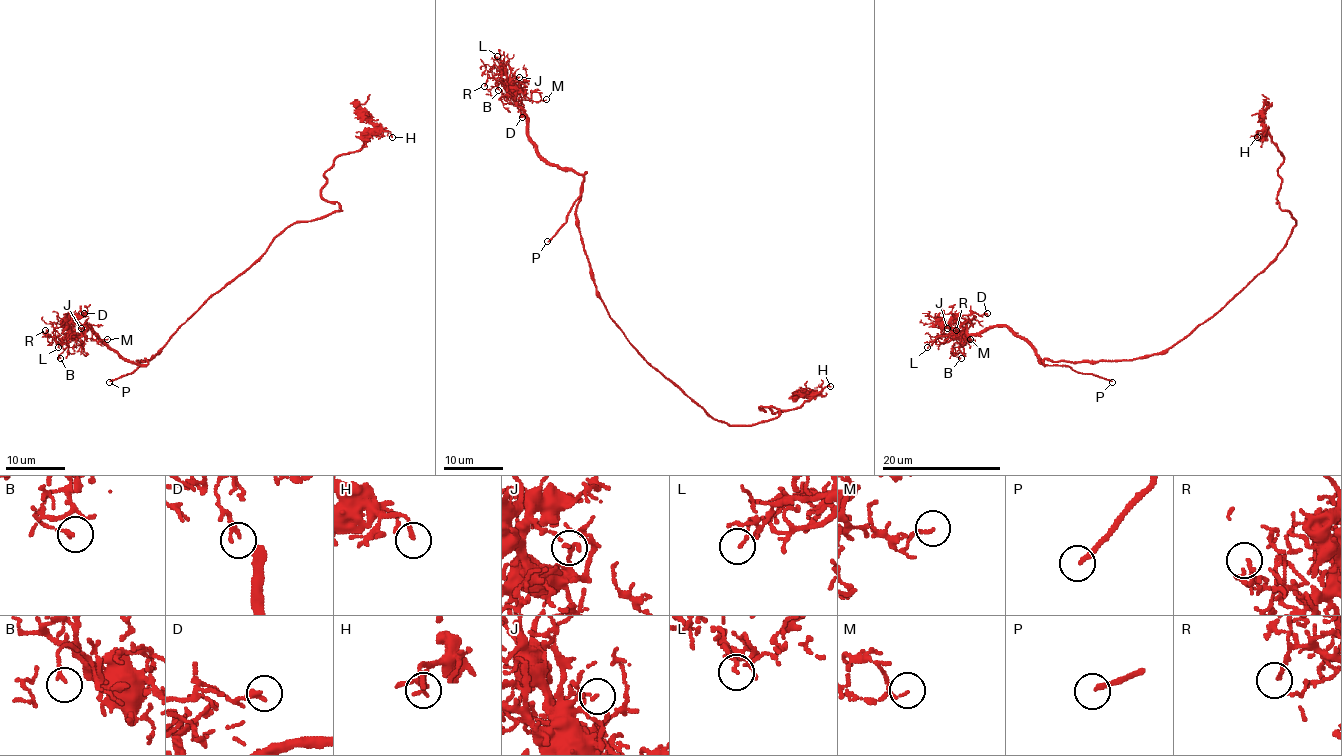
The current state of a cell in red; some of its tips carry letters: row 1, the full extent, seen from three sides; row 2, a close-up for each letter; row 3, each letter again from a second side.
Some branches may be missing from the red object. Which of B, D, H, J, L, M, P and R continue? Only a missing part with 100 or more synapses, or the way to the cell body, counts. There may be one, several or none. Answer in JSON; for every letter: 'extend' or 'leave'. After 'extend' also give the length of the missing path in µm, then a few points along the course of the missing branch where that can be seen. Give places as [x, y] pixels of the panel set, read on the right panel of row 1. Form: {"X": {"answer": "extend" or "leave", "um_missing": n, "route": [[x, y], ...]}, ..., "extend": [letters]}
{"B": {"answer": "leave"}, "D": {"answer": "leave"}, "H": {"answer": "leave"}, "J": {"answer": "leave"}, "L": {"answer": "leave"}, "M": {"answer": "leave"}, "P": {"answer": "extend", "um_missing": 80}, "R": {"answer": "leave"}, "extend": ["P"]}

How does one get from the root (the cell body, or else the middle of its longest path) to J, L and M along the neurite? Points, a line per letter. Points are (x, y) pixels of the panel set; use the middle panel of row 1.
J: (629, 340), (596, 290), (580, 234), (575, 206), (583, 178), (538, 152), (509, 83), (519, 77)
L: (629, 340), (596, 290), (580, 234), (575, 206), (583, 178), (538, 152), (497, 56)
M: (629, 340), (596, 290), (580, 234), (575, 206), (583, 178), (538, 152), (516, 101), (532, 92), (546, 99)

